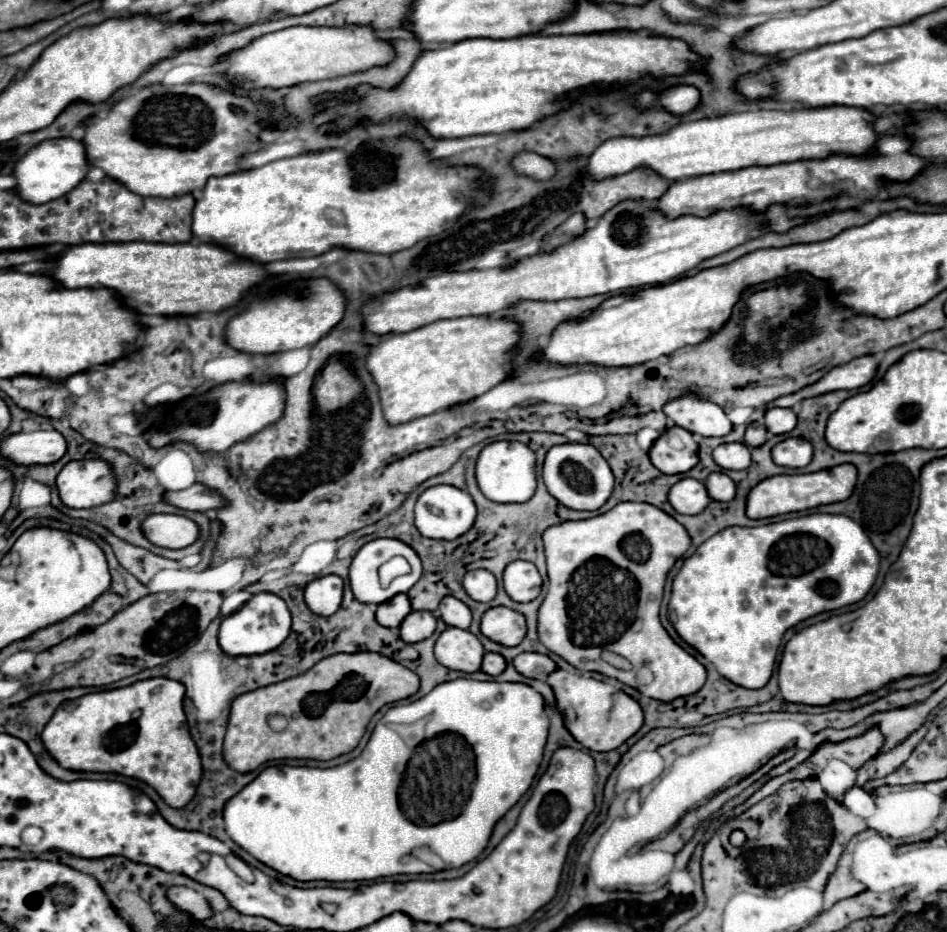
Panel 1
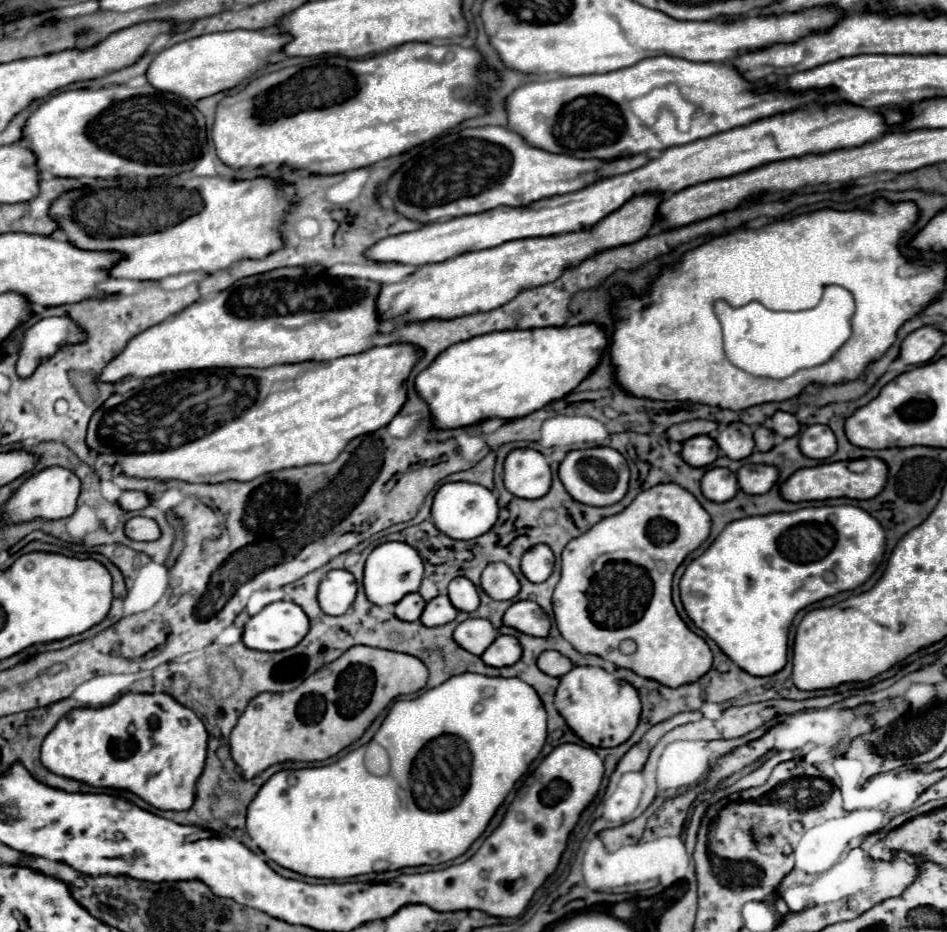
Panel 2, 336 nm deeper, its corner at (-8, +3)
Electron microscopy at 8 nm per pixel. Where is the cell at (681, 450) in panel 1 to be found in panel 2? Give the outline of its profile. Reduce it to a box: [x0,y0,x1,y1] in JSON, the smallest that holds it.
[681,436,719,468]

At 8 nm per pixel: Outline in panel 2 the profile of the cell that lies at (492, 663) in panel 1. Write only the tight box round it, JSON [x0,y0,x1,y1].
[481,636,521,668]

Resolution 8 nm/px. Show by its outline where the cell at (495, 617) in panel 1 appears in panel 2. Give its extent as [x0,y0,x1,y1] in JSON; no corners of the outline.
[503,602,551,636]

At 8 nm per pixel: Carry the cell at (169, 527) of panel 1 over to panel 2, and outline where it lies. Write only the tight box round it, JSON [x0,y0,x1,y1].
[125,516,161,542]

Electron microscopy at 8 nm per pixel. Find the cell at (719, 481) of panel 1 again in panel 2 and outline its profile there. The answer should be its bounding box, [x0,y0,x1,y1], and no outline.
[737,464,779,494]

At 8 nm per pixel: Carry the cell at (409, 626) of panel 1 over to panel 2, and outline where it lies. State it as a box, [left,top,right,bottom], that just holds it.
[419,596,457,626]

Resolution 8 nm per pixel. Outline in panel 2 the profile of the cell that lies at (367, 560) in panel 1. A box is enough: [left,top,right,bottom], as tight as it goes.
[365,542,423,606]

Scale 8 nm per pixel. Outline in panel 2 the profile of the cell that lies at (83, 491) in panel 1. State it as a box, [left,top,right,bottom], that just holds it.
[3,466,81,522]

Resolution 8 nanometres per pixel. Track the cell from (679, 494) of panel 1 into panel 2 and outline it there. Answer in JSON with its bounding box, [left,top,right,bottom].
[701,468,739,502]

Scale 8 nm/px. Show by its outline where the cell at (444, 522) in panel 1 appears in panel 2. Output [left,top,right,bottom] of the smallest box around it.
[431,482,497,540]

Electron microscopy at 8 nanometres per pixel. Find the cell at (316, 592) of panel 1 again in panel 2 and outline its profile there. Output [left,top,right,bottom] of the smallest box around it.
[319,570,357,616]

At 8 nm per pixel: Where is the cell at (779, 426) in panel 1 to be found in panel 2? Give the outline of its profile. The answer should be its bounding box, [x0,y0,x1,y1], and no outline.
[771,412,801,438]

